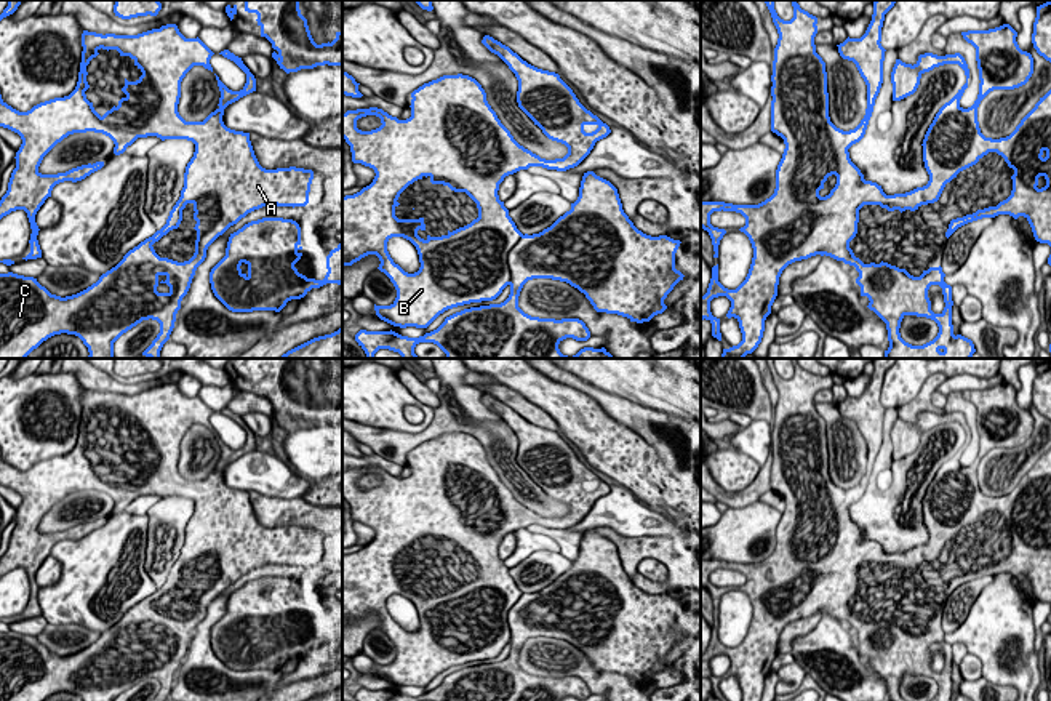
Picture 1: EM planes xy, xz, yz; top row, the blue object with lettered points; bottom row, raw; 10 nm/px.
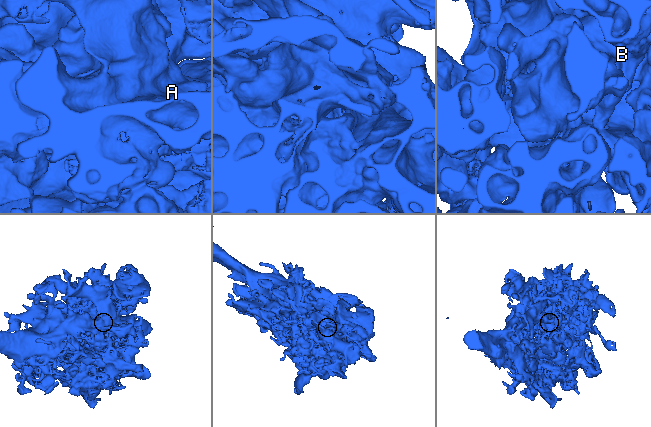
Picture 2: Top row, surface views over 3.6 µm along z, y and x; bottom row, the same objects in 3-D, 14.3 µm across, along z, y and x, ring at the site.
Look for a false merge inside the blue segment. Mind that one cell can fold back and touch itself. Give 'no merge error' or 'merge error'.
no merge error

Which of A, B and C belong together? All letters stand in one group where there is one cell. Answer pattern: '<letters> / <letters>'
A B C

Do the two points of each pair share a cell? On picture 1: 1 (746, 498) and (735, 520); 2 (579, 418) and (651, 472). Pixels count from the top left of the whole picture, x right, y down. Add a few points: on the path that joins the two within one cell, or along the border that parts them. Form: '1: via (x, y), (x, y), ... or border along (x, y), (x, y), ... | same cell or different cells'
1: border along (757, 500), (739, 508), (728, 508) | different cells
2: via (597, 436), (634, 463) | same cell

